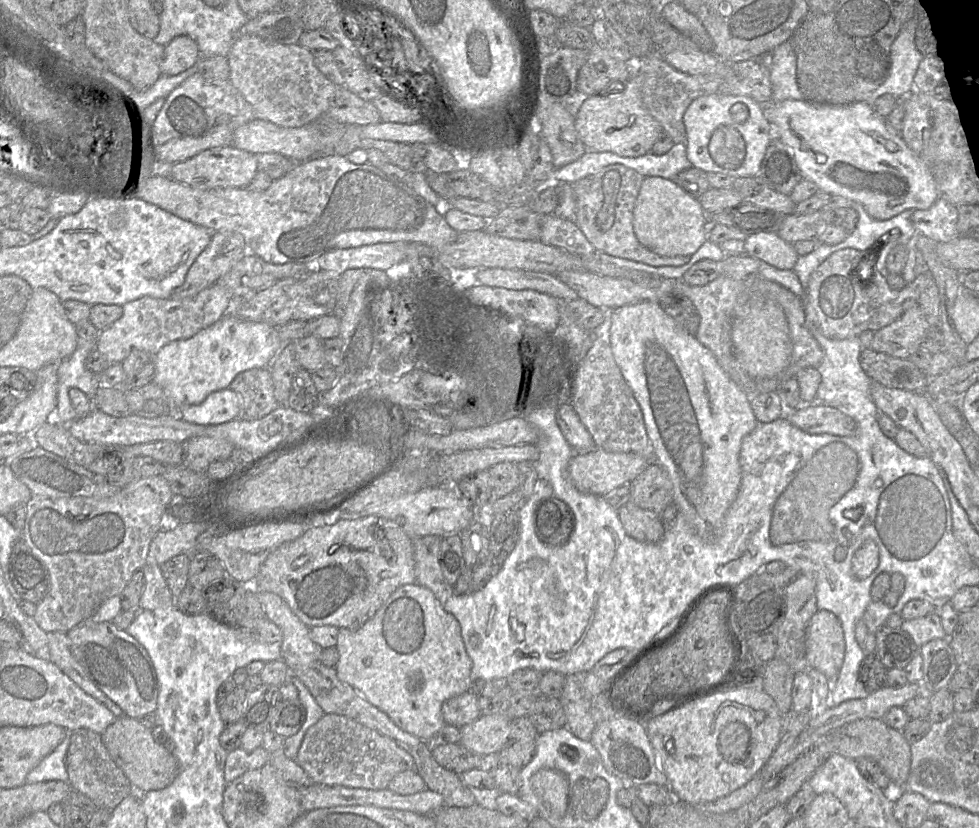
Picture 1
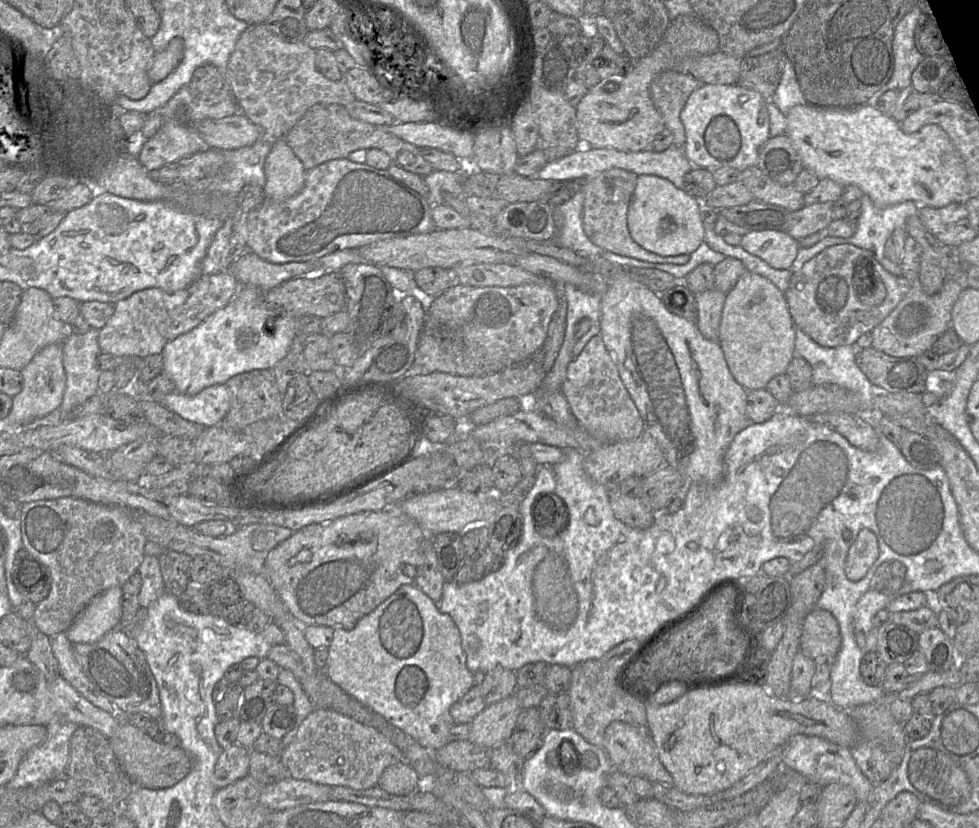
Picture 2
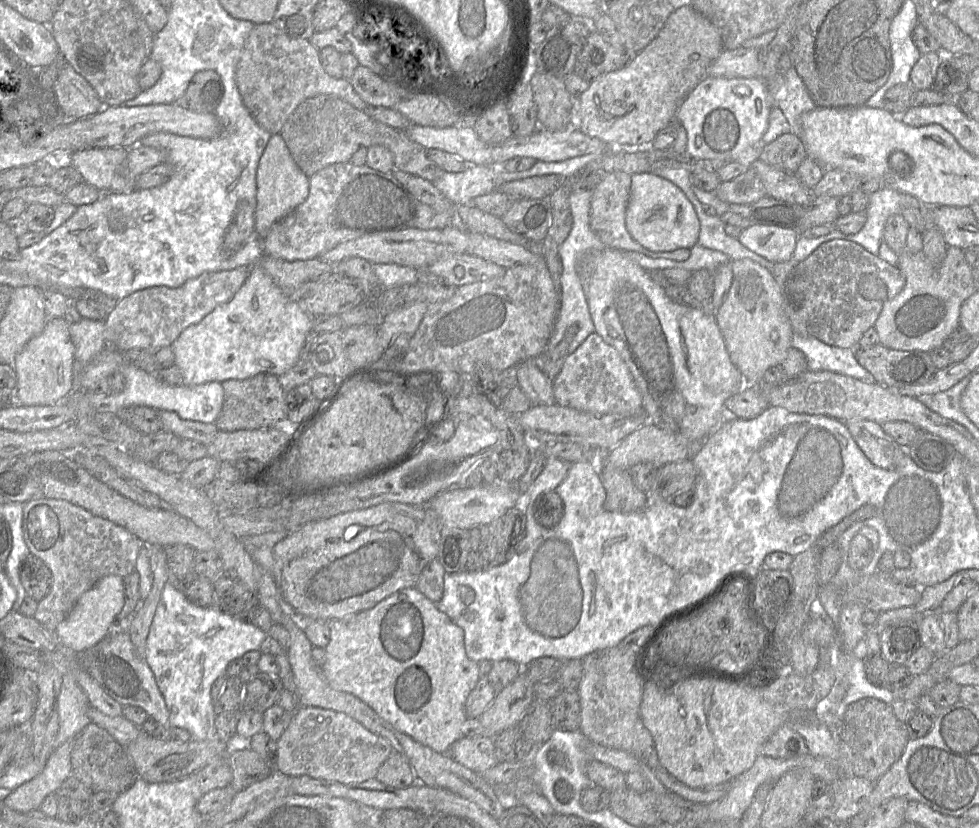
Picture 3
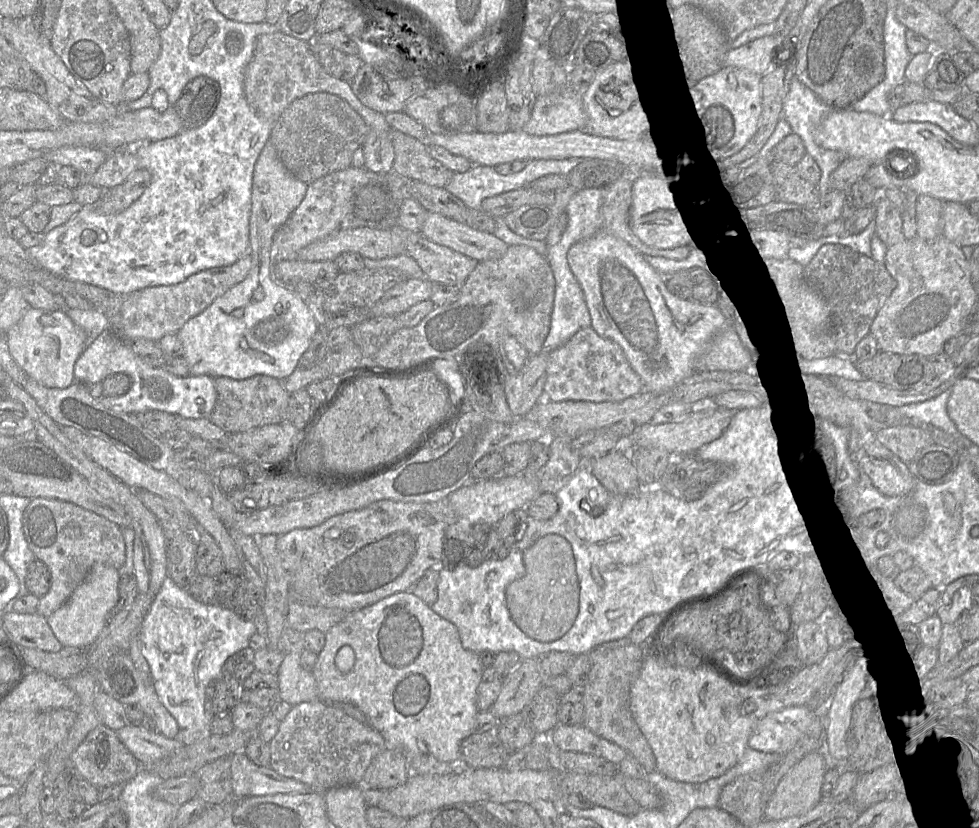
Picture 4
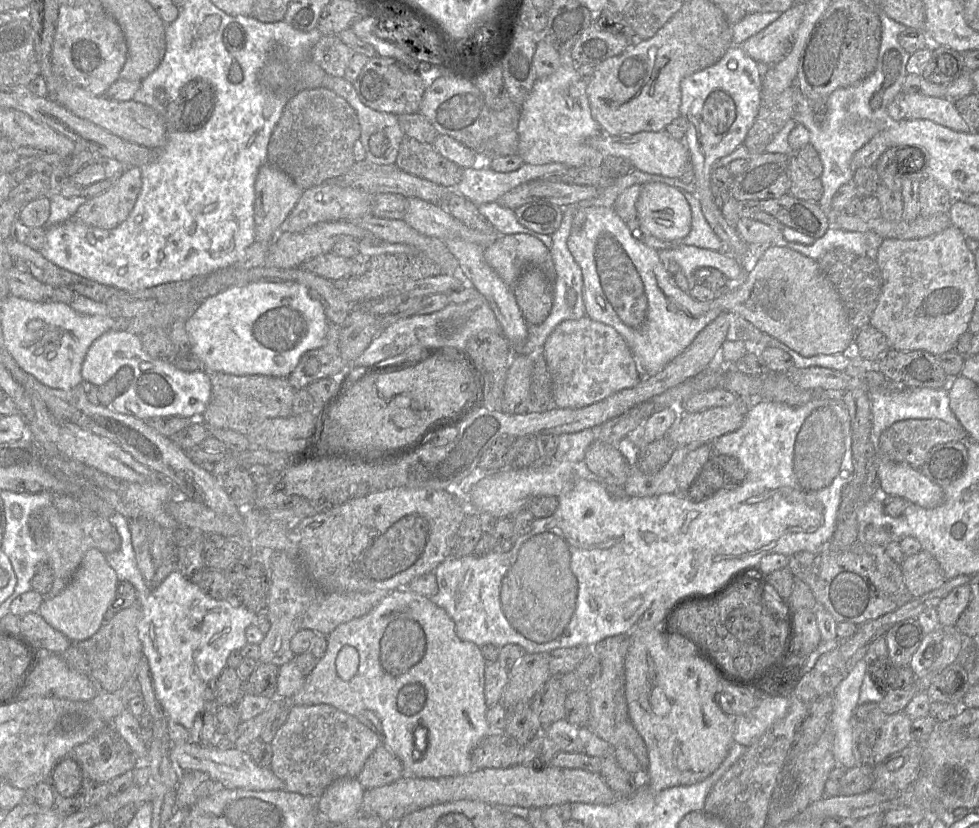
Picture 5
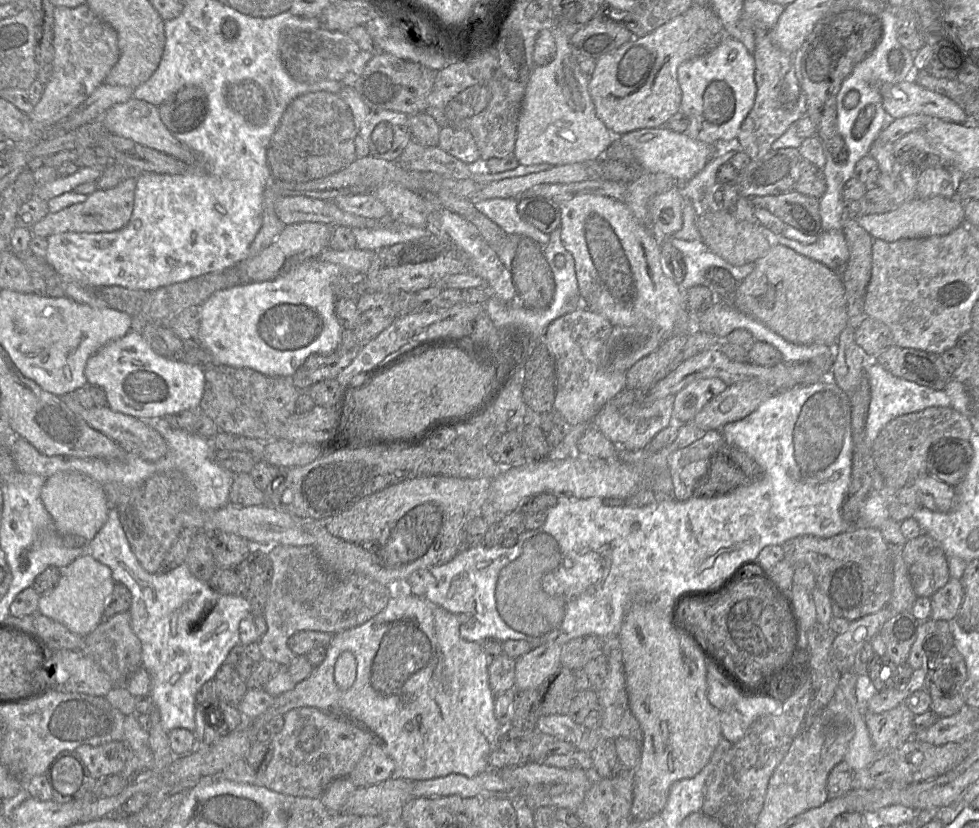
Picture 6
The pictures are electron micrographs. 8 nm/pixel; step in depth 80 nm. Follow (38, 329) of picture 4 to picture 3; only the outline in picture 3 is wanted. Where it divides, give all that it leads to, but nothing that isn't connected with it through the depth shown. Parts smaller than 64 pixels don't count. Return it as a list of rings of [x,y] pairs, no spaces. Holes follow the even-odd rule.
[[[49,318],[43,331],[33,337],[11,365],[17,376],[14,402],[23,406],[53,406],[73,390],[75,346],[65,318]]]

